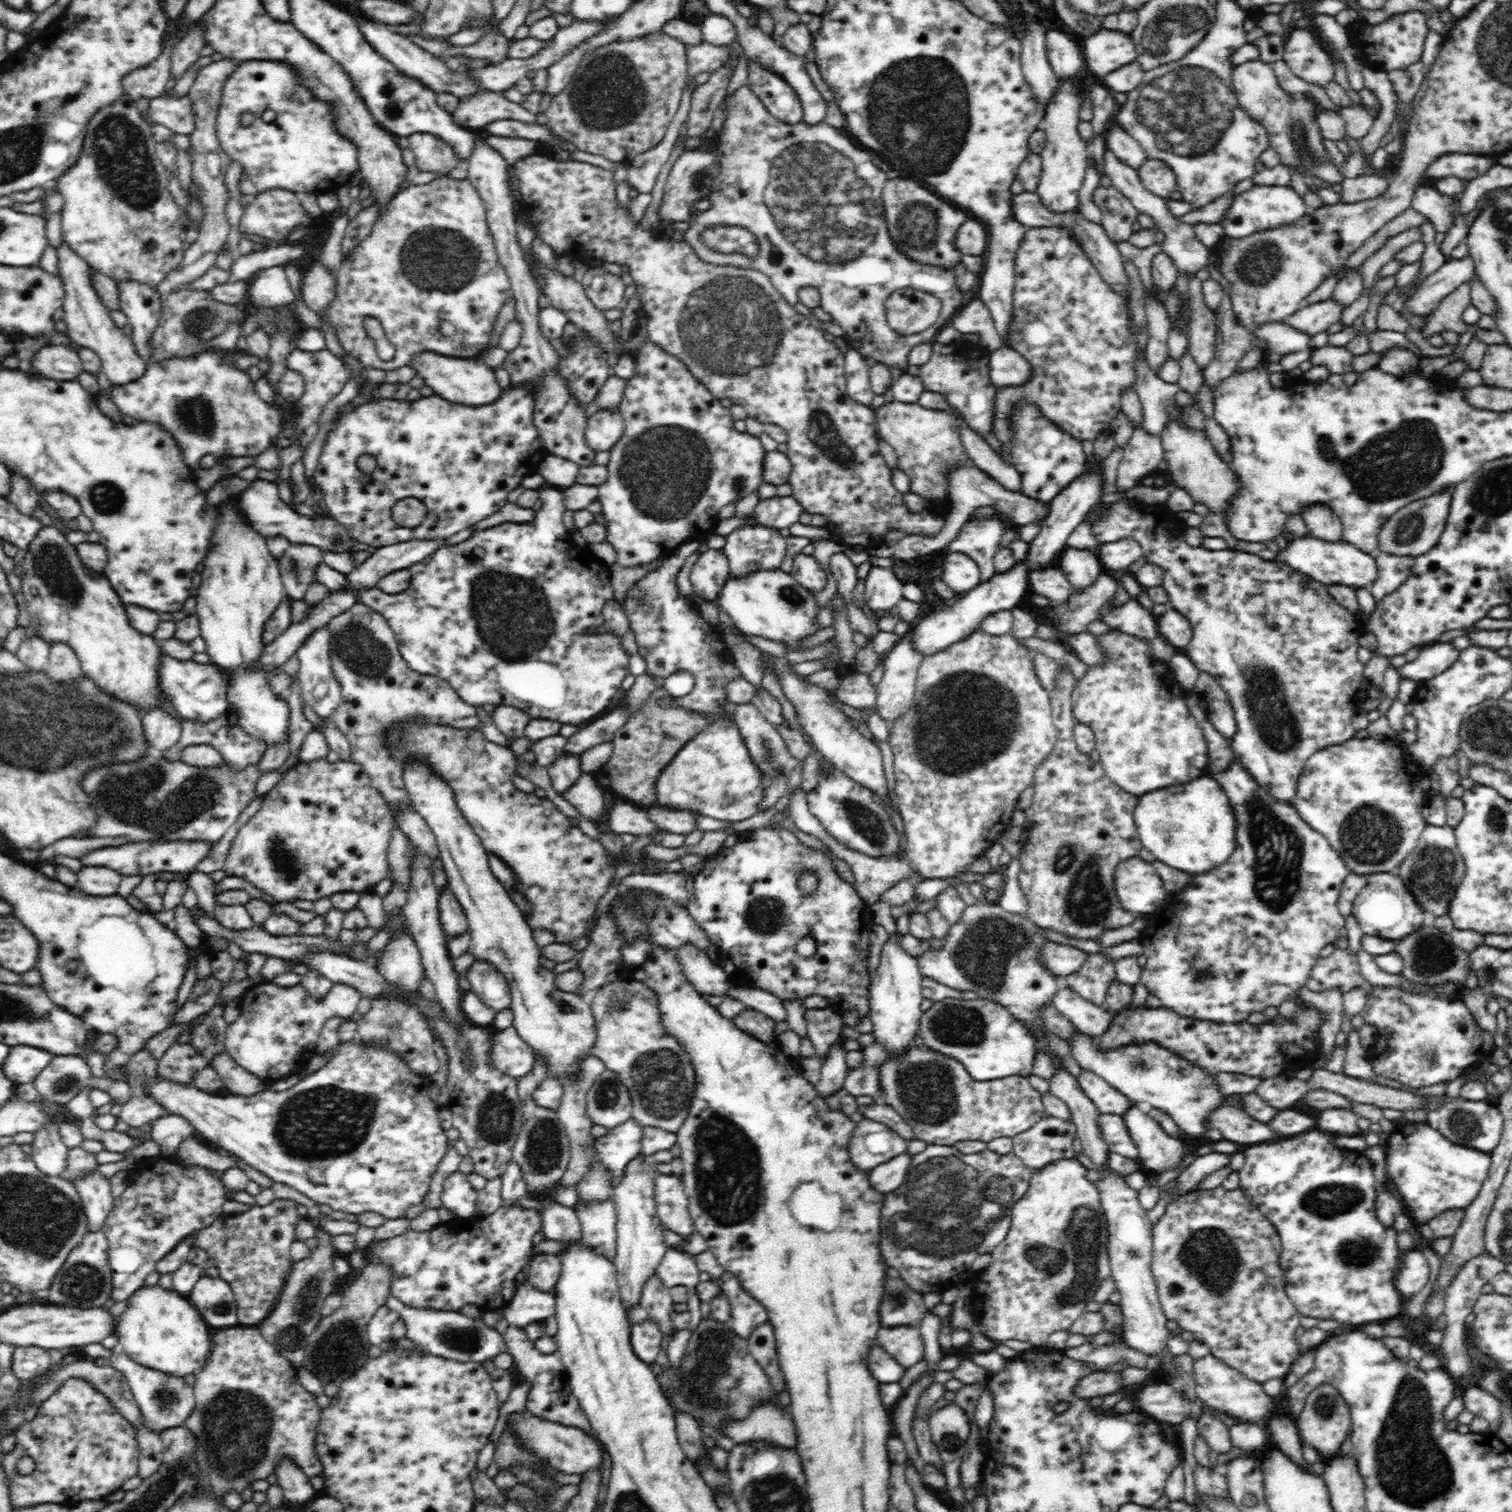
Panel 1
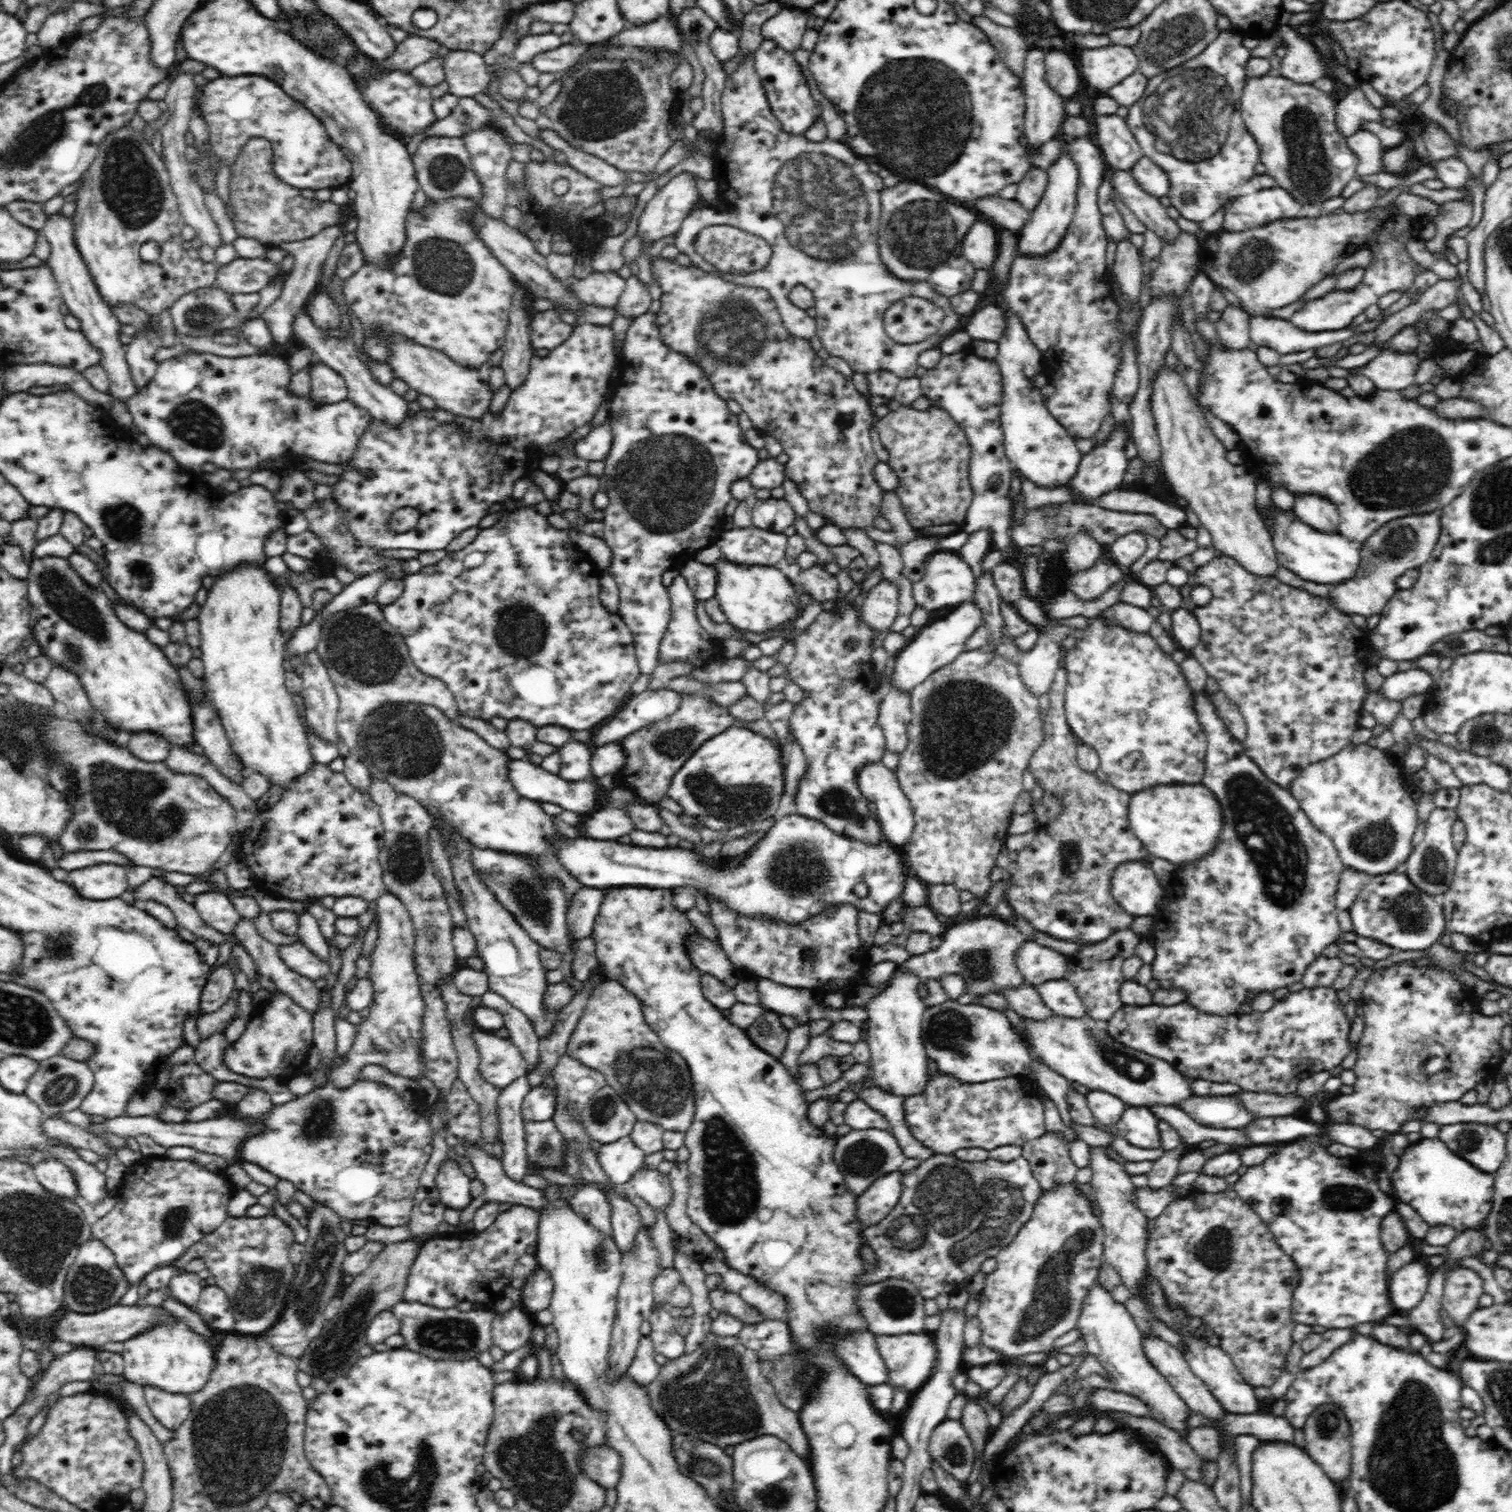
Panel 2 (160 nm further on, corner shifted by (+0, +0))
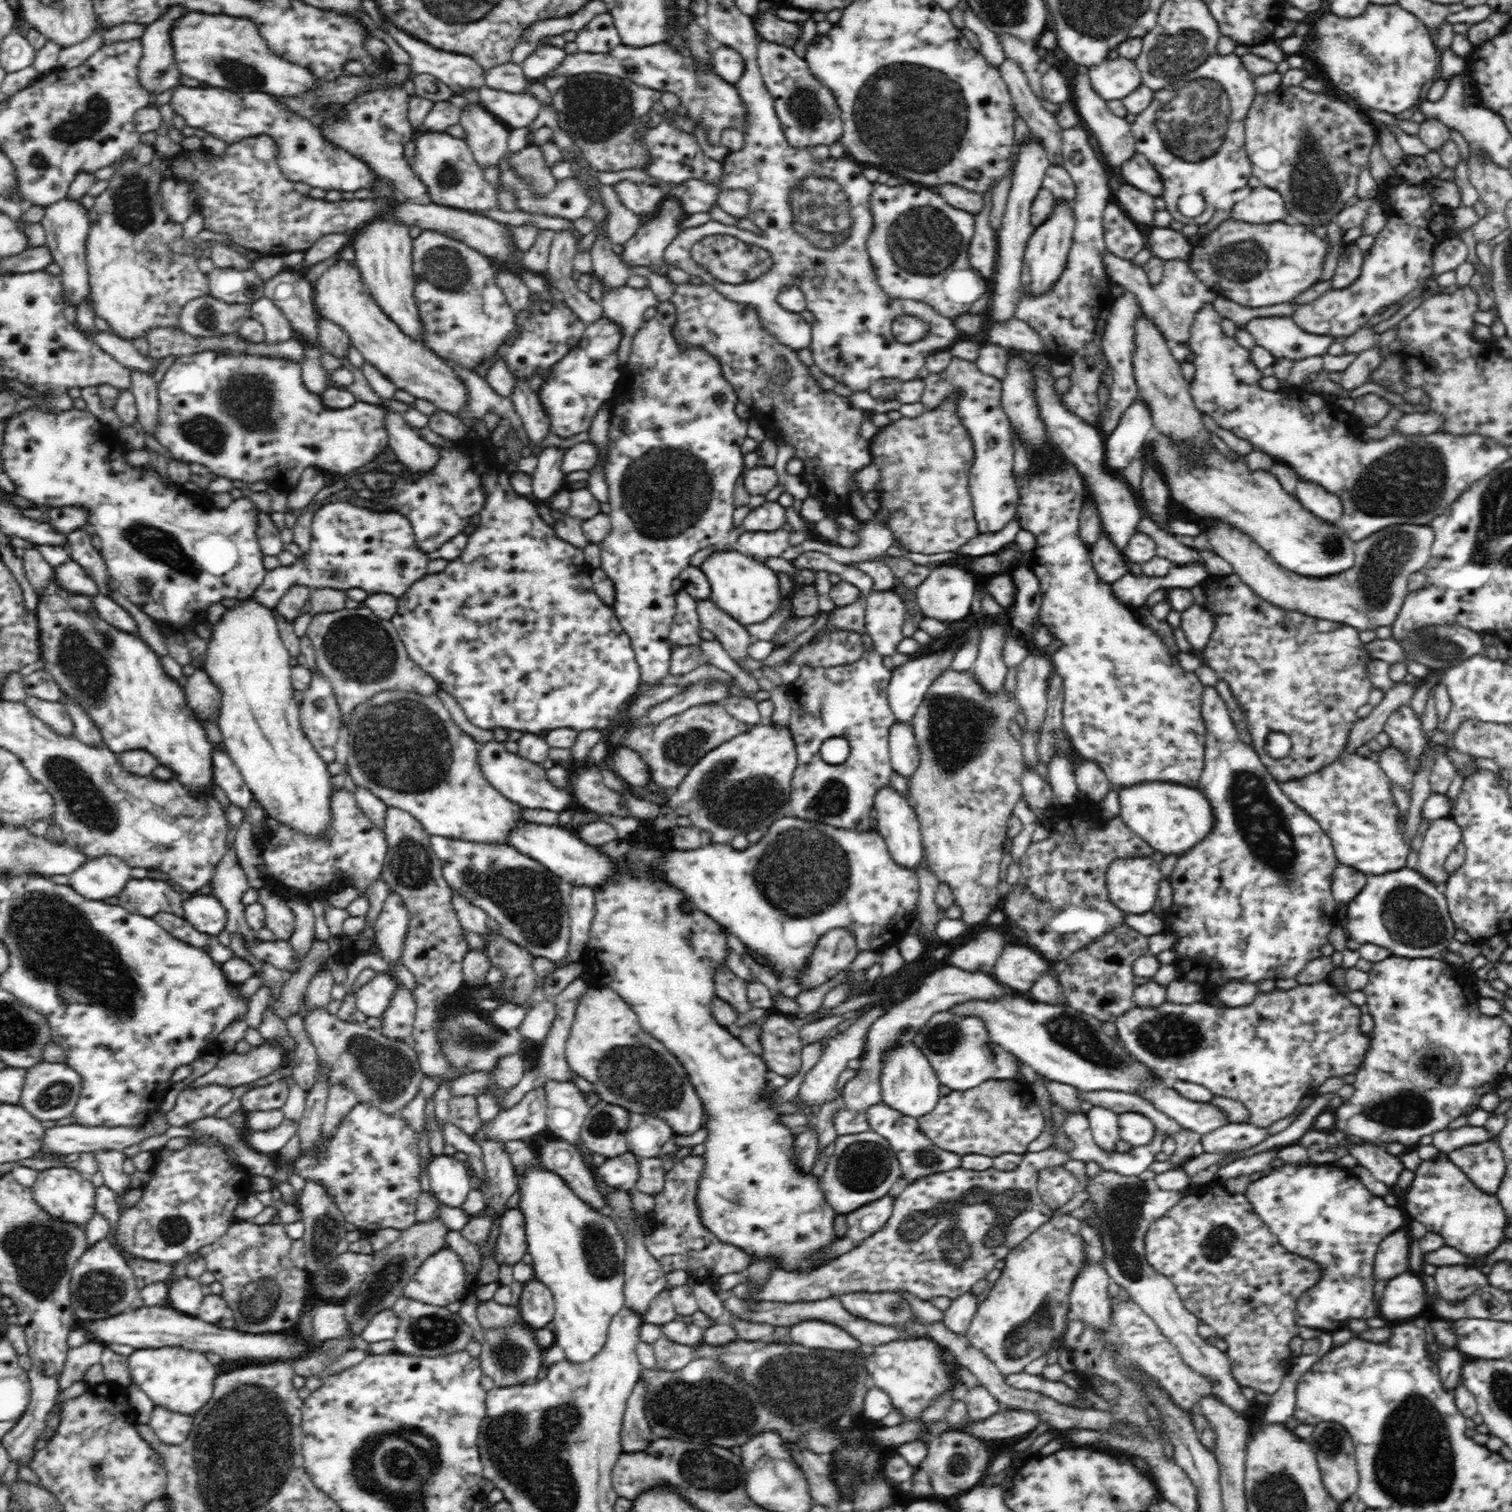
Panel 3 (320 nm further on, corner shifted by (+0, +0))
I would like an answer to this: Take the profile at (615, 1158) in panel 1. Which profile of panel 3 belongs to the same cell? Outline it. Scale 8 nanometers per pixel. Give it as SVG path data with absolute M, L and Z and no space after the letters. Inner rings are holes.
M630 1151L608 1158L601 1164L599 1174L604 1183L624 1191L634 1191L639 1180L639 1157Z

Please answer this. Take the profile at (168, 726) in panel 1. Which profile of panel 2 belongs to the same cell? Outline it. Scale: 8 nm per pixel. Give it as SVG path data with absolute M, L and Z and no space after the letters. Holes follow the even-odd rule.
M156 733L131 735L126 749L134 757L146 762L163 762L168 758L171 744Z

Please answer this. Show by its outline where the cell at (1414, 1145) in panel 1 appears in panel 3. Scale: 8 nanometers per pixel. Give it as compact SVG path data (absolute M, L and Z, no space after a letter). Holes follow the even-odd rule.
M1444 1151L1438 1152L1432 1160L1420 1162L1412 1190L1406 1194L1405 1208L1414 1221L1440 1235L1445 1246L1462 1252L1468 1259L1484 1259L1488 1252L1496 1251L1504 1242L1506 1221L1498 1198L1478 1188Z

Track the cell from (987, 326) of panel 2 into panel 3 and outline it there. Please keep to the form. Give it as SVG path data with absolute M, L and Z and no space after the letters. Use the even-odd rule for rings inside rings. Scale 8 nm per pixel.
M1016 317L1005 321L992 319L987 335L990 342L1005 349L1038 354L1041 354L1043 350L1034 329L1030 328L1027 322Z

